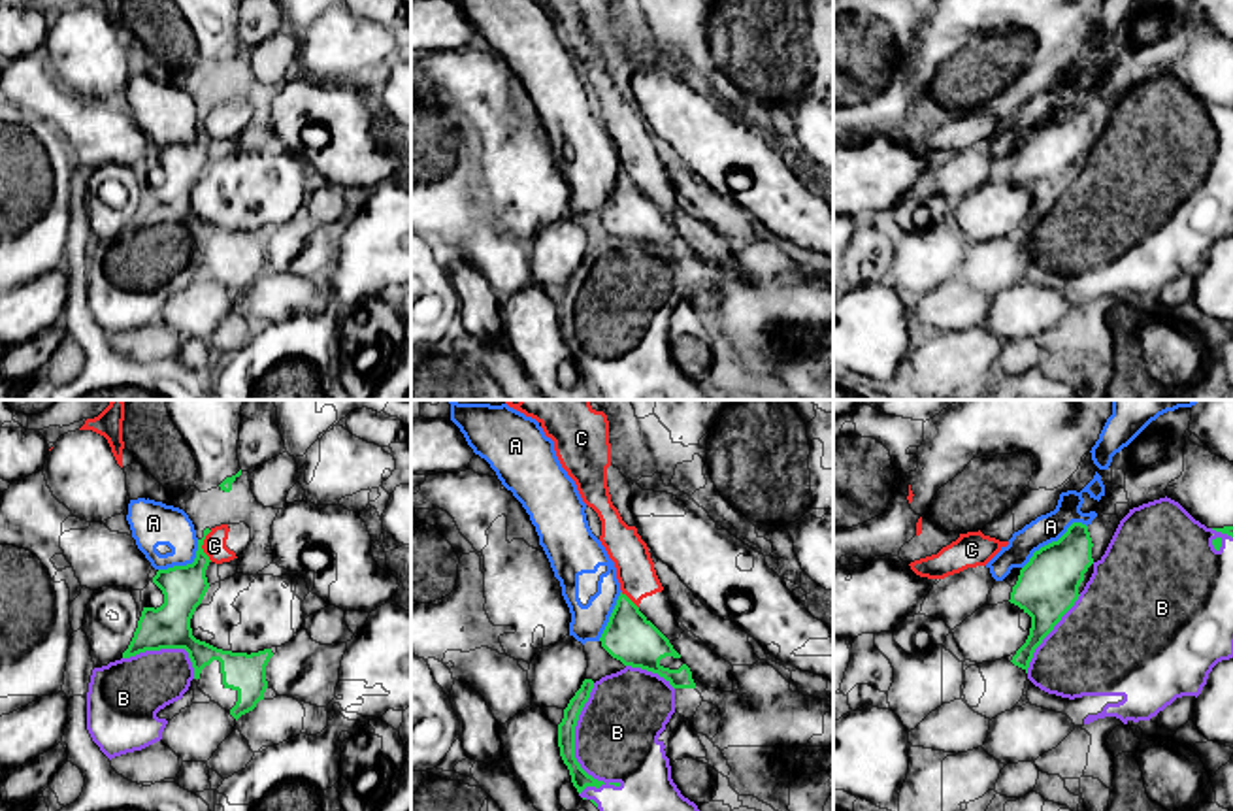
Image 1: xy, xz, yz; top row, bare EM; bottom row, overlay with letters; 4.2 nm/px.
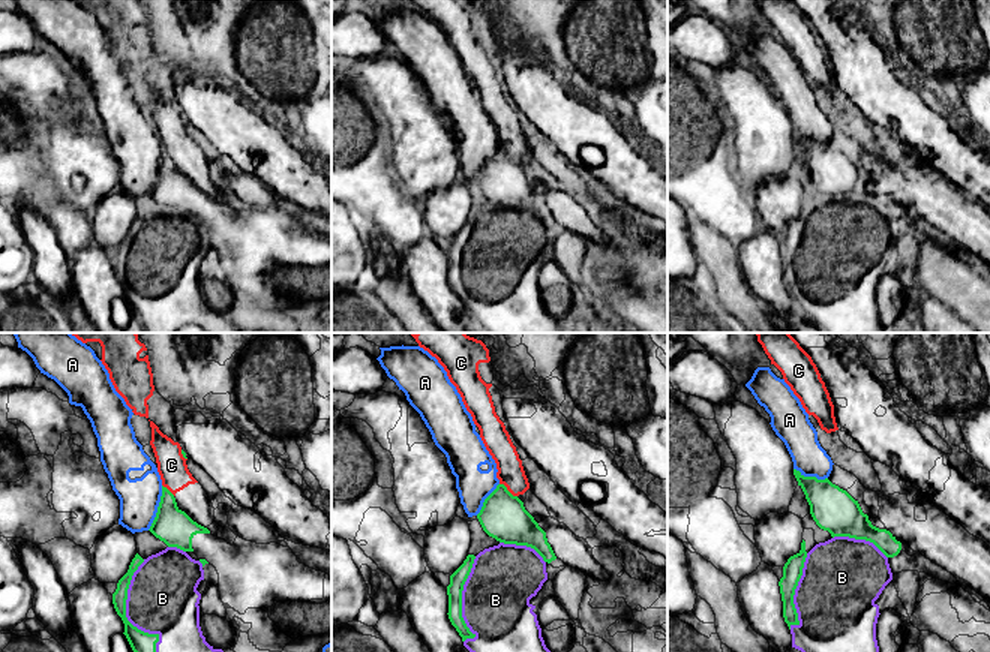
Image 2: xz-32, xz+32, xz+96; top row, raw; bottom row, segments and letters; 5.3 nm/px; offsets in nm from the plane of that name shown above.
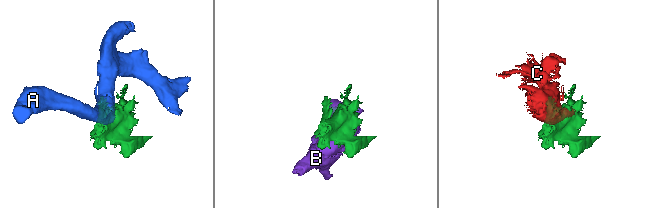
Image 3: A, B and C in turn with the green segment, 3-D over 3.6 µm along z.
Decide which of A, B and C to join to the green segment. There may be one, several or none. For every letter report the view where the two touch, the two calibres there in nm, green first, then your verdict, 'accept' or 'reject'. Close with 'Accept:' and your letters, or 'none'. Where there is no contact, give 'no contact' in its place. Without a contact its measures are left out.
A: yz | 260/120 nm | reject
B: xz | 80/360 nm | reject
C: xy | 190/100 nm | reject
Accept: none

